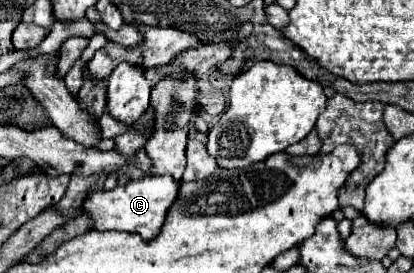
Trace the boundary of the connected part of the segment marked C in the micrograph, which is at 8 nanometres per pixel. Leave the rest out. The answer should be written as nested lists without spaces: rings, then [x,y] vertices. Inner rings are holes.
[[[146,175],[140,181],[130,181],[126,185],[116,185],[110,191],[94,191],[84,199],[82,211],[92,219],[94,231],[126,231],[138,233],[142,239],[150,241],[158,235],[170,203],[178,195],[178,183],[170,175]]]

